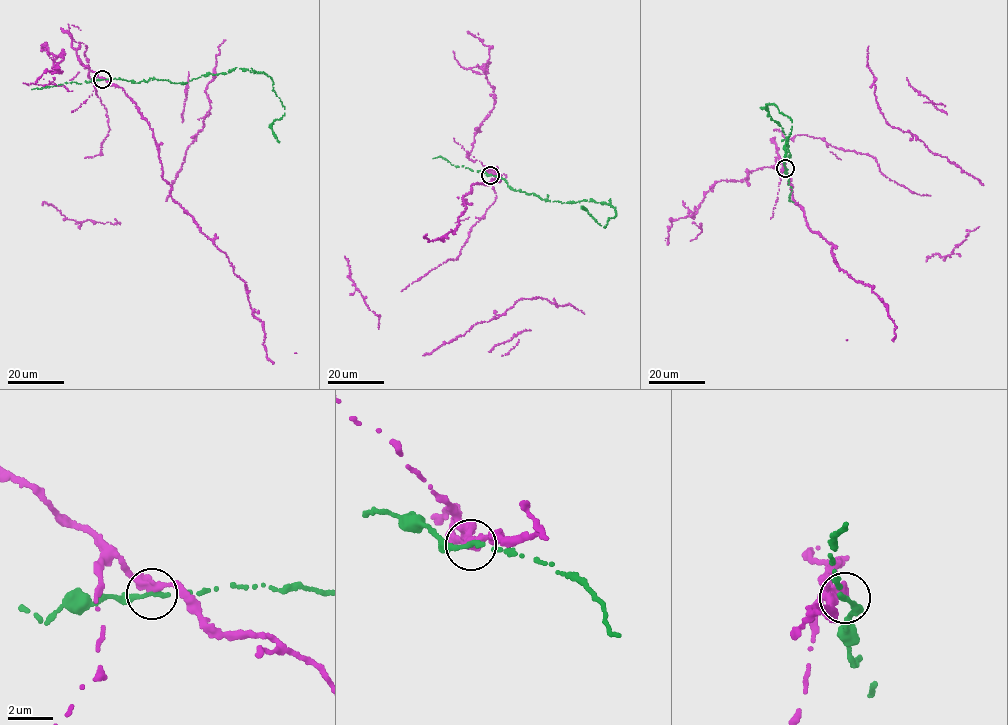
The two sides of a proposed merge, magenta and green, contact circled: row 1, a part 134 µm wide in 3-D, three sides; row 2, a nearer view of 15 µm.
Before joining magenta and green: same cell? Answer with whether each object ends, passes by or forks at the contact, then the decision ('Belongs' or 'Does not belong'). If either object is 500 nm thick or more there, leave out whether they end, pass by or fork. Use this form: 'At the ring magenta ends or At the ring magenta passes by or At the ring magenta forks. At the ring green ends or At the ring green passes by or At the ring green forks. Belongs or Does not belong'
At the ring magenta passes by. At the ring green passes by. Does not belong

